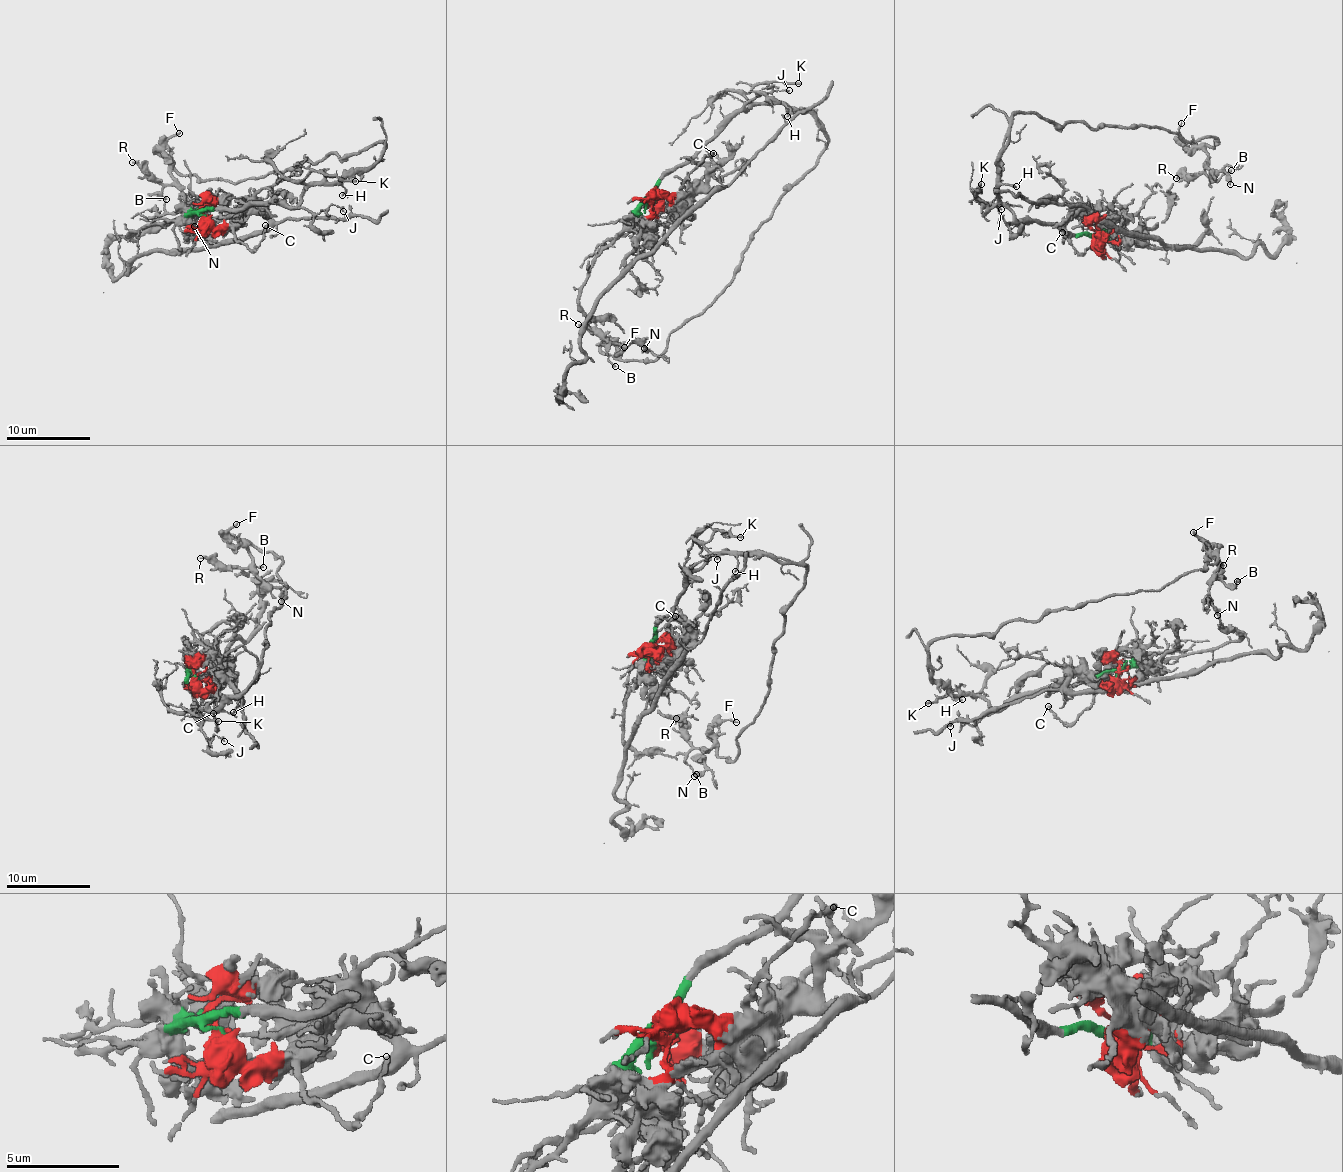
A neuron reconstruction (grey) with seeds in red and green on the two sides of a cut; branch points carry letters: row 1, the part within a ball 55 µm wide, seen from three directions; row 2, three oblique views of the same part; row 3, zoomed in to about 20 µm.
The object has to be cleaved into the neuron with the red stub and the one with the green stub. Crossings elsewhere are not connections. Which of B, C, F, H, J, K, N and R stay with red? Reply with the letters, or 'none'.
C

